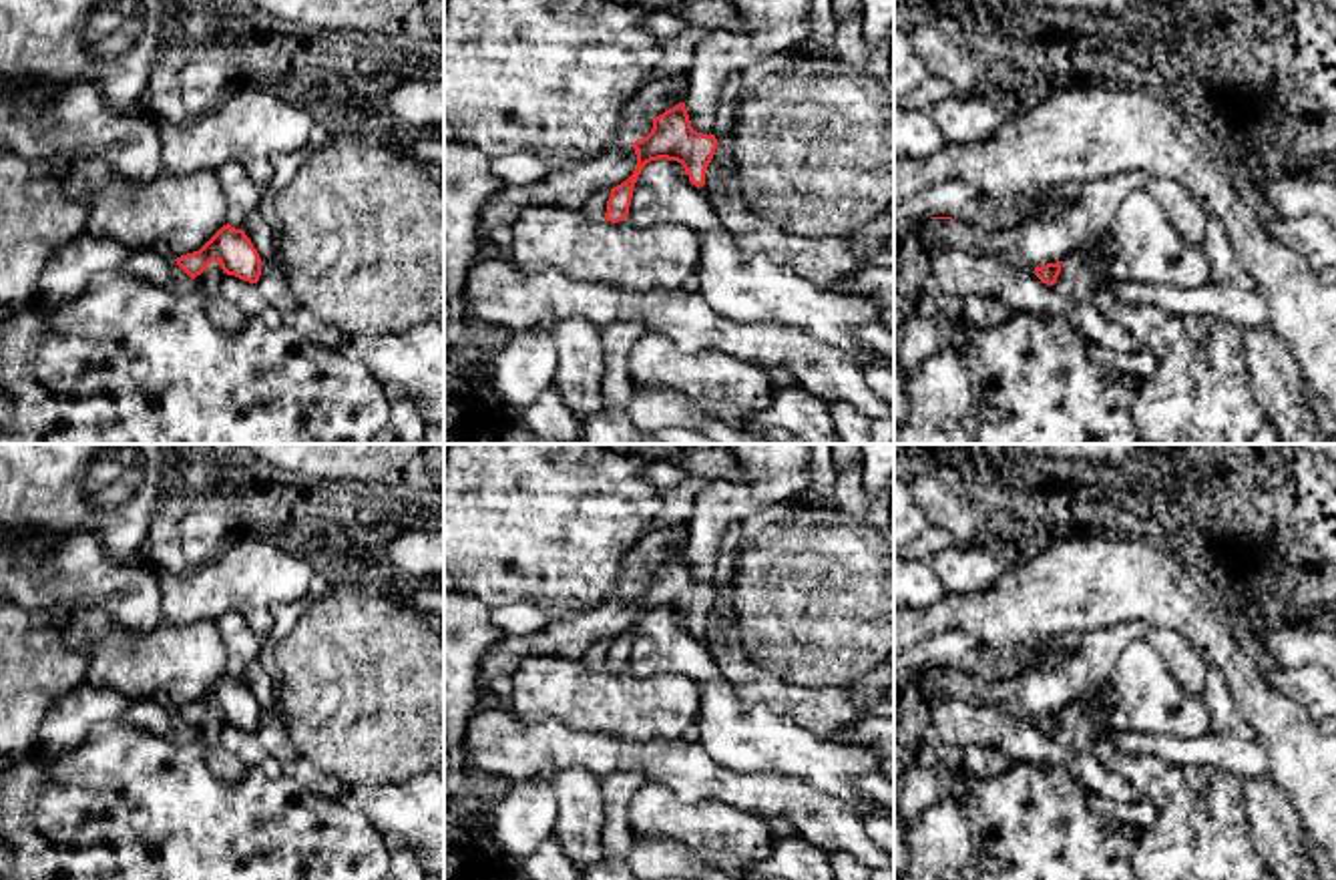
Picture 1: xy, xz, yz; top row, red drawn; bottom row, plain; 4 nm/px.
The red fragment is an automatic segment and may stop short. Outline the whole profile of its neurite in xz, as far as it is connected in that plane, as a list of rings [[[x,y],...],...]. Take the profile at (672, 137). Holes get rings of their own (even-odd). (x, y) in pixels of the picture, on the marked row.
[[[679,102],[655,117],[651,133],[633,143],[637,167],[627,181],[611,189],[605,219],[619,223],[629,215],[633,187],[643,167],[651,161],[677,161],[689,175],[689,183],[697,189],[703,187],[705,171],[715,155],[717,145],[715,135],[703,135],[691,127],[685,102]]]

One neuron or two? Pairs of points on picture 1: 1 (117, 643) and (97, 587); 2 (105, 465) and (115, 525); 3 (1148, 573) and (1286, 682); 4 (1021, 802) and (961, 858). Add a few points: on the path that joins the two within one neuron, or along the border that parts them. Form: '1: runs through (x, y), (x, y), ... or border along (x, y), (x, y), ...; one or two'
1: border along (63, 617), (101, 607), (123, 629), (147, 633); two
2: runs through (105, 479), (115, 499), (115, 511); one
3: border along (1264, 678), (1302, 708); two
4: border along (957, 802), (967, 822), (969, 838), (985, 858); two

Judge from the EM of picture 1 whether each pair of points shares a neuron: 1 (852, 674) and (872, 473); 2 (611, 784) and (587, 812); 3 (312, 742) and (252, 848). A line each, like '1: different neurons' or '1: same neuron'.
1: different neurons
2: different neurons
3: different neurons

